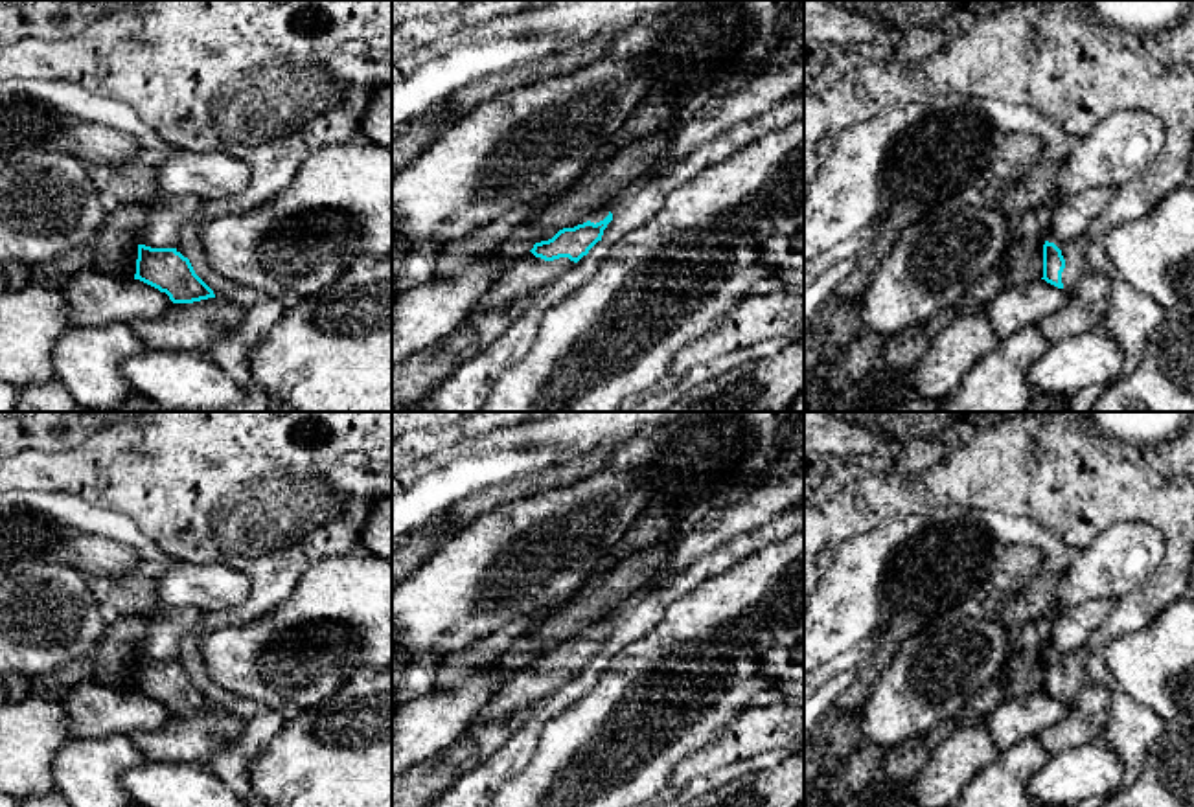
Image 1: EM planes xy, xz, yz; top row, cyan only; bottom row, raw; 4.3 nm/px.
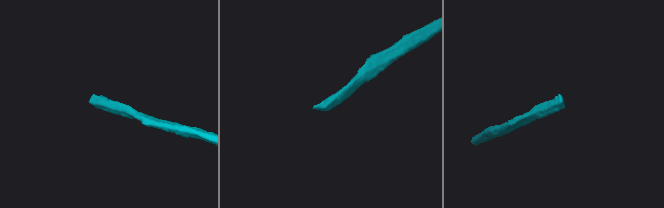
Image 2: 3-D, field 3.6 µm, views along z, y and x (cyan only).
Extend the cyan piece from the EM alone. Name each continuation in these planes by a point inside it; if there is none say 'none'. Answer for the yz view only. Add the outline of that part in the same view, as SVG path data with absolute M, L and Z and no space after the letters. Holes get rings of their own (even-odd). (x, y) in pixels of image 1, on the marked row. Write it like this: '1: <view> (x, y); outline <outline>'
1: yz (1073, 250); outline M1082 235L1078 239L1054 243L1065 259L1065 268L1062 272L1063 290L1071 292L1080 278L1089 270L1085 250L1087 239Z

